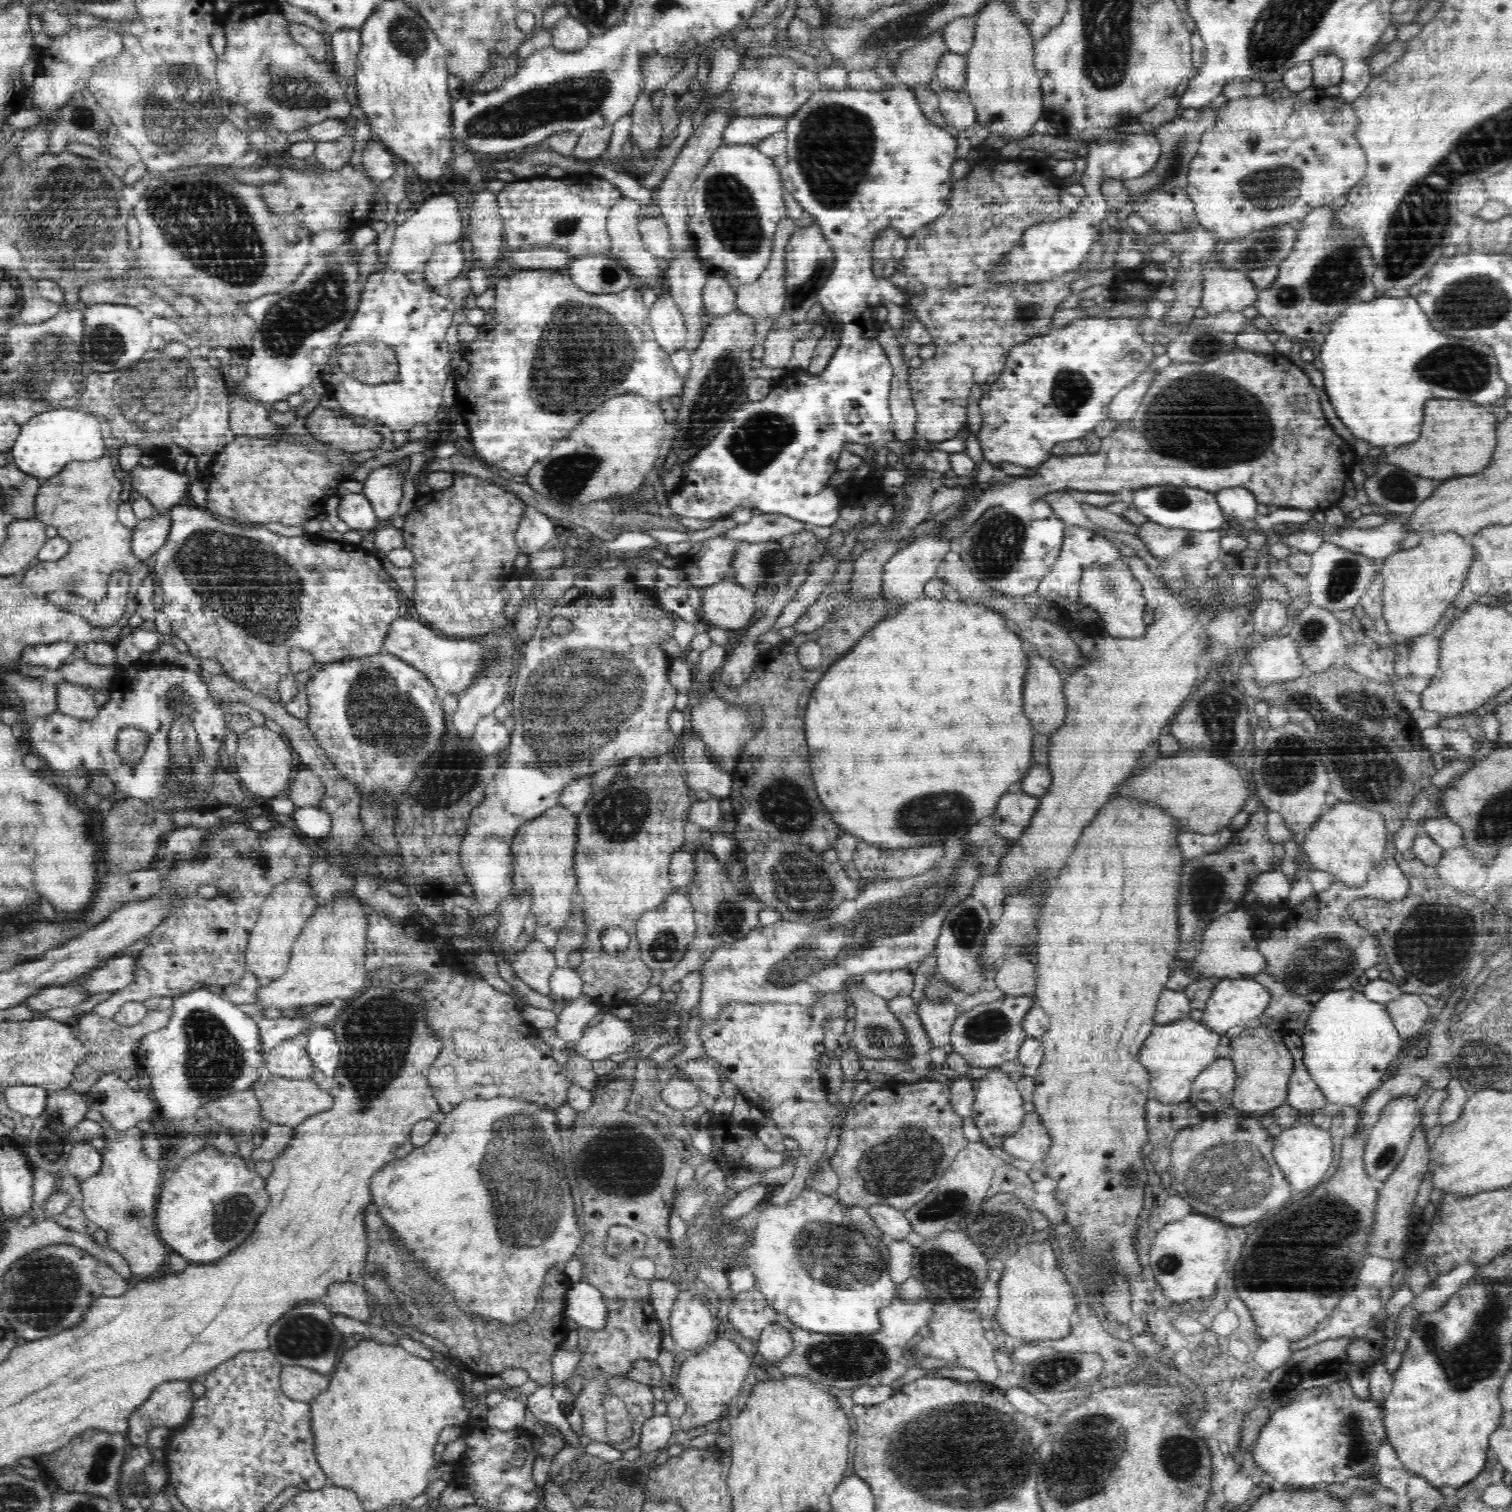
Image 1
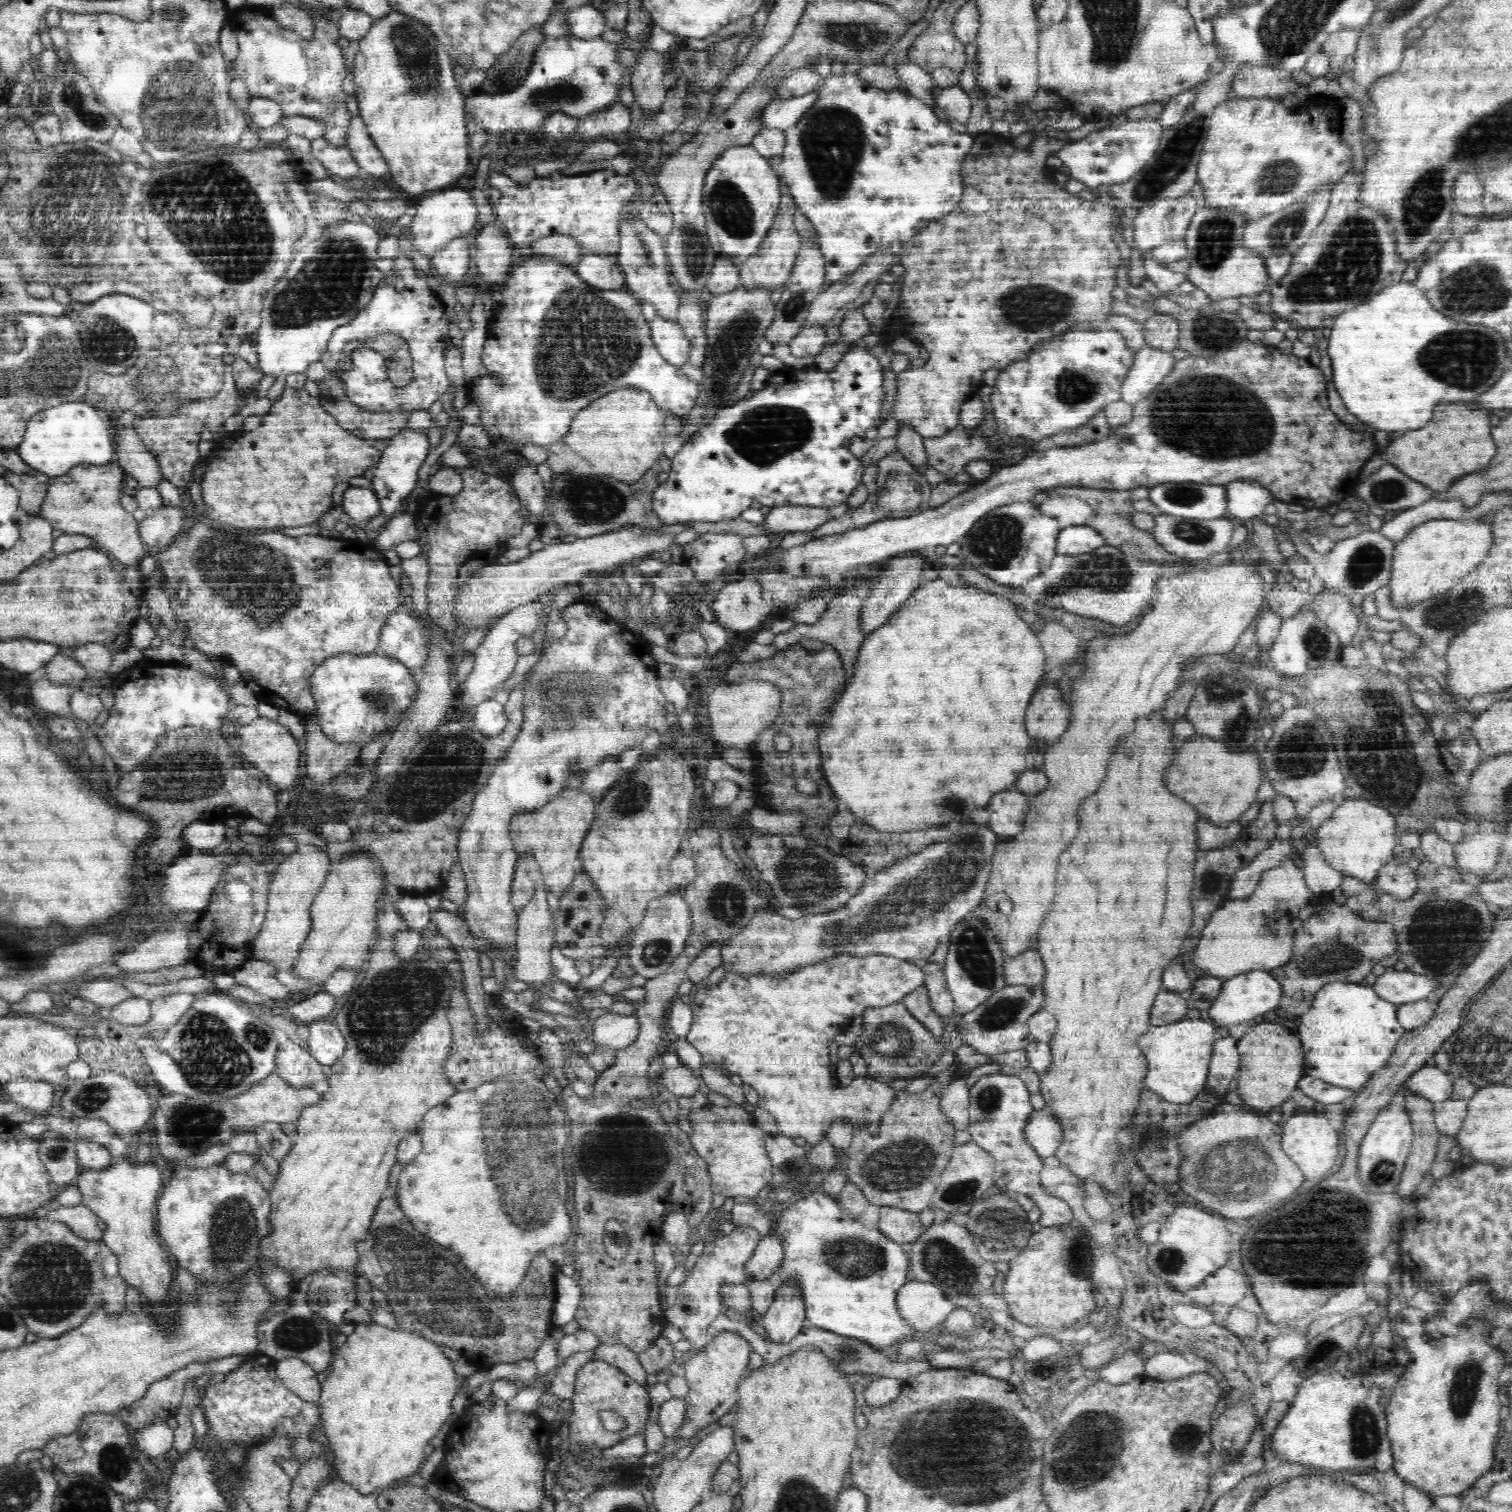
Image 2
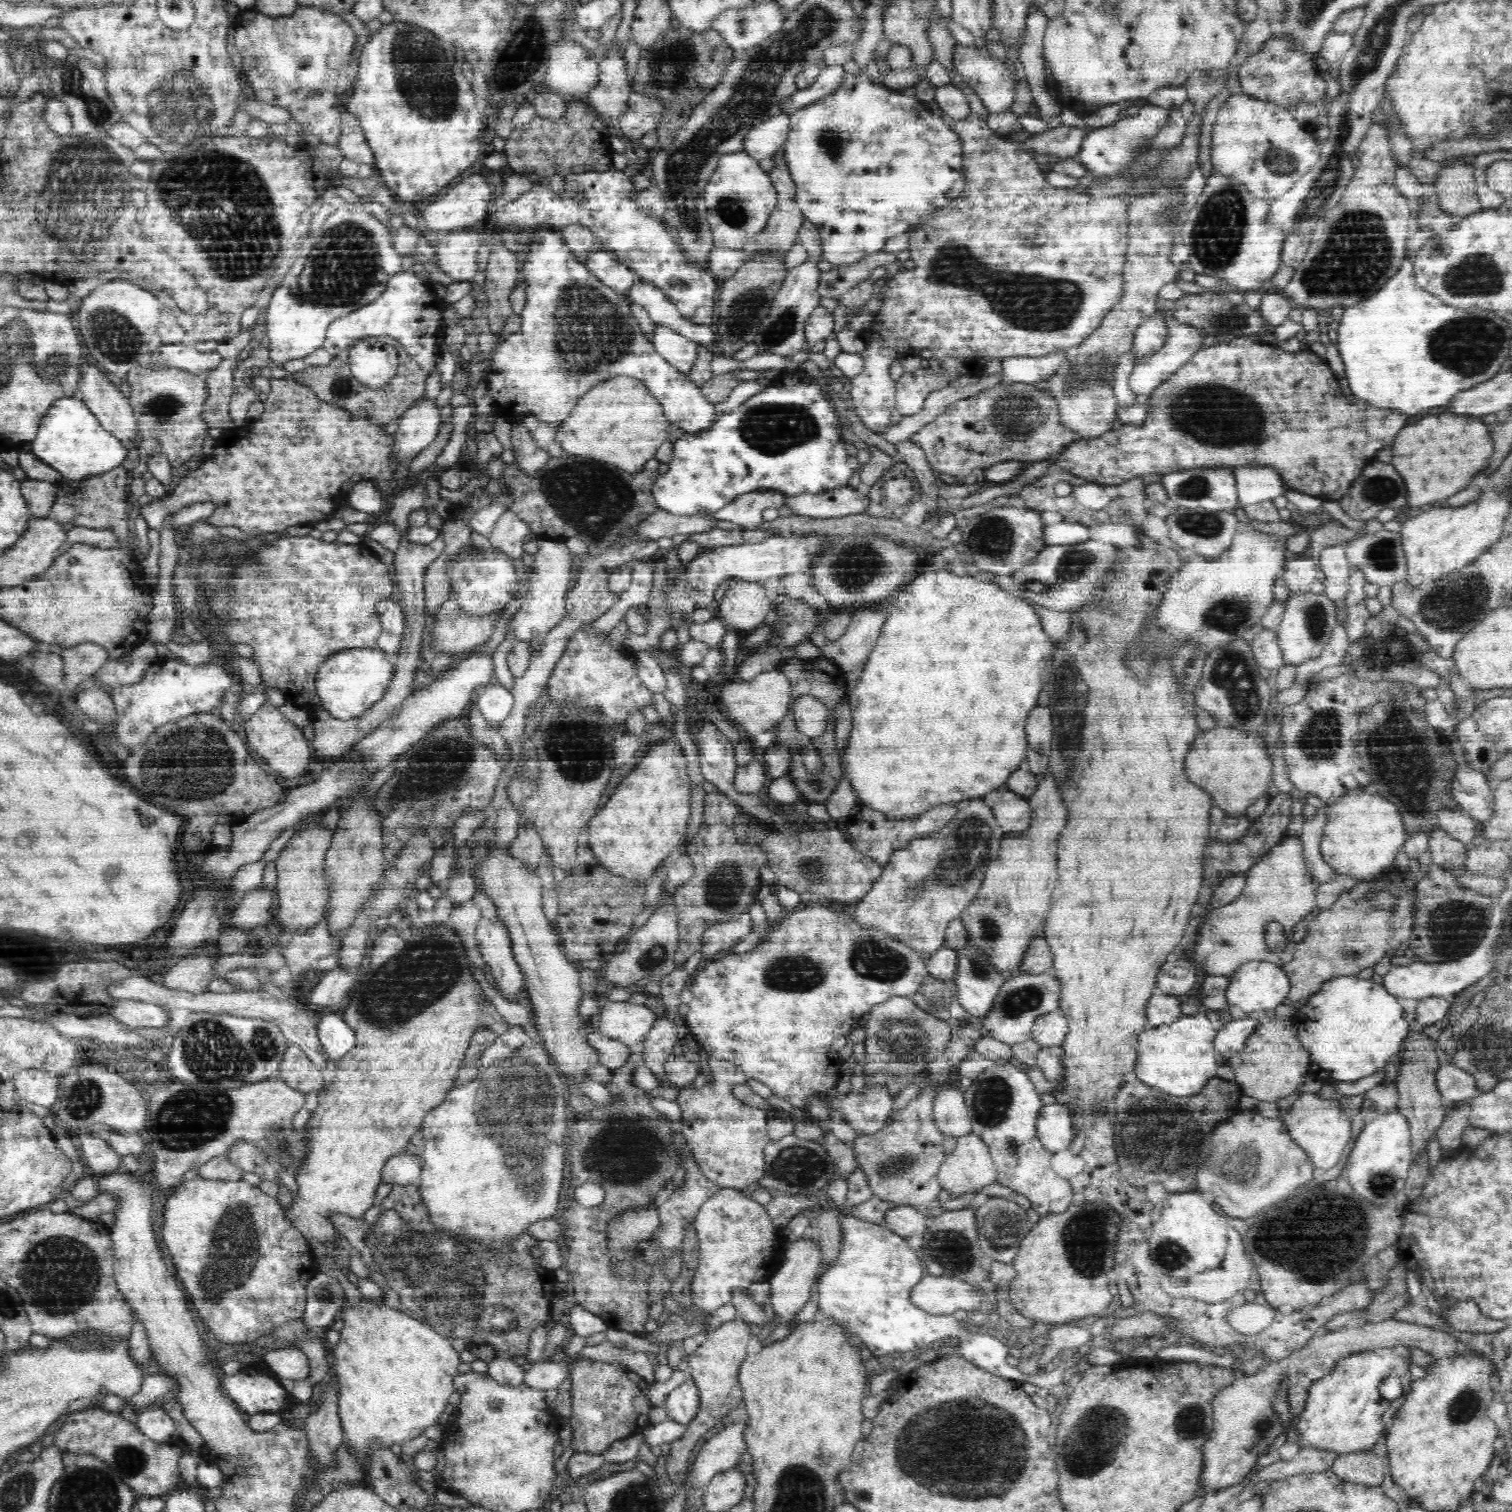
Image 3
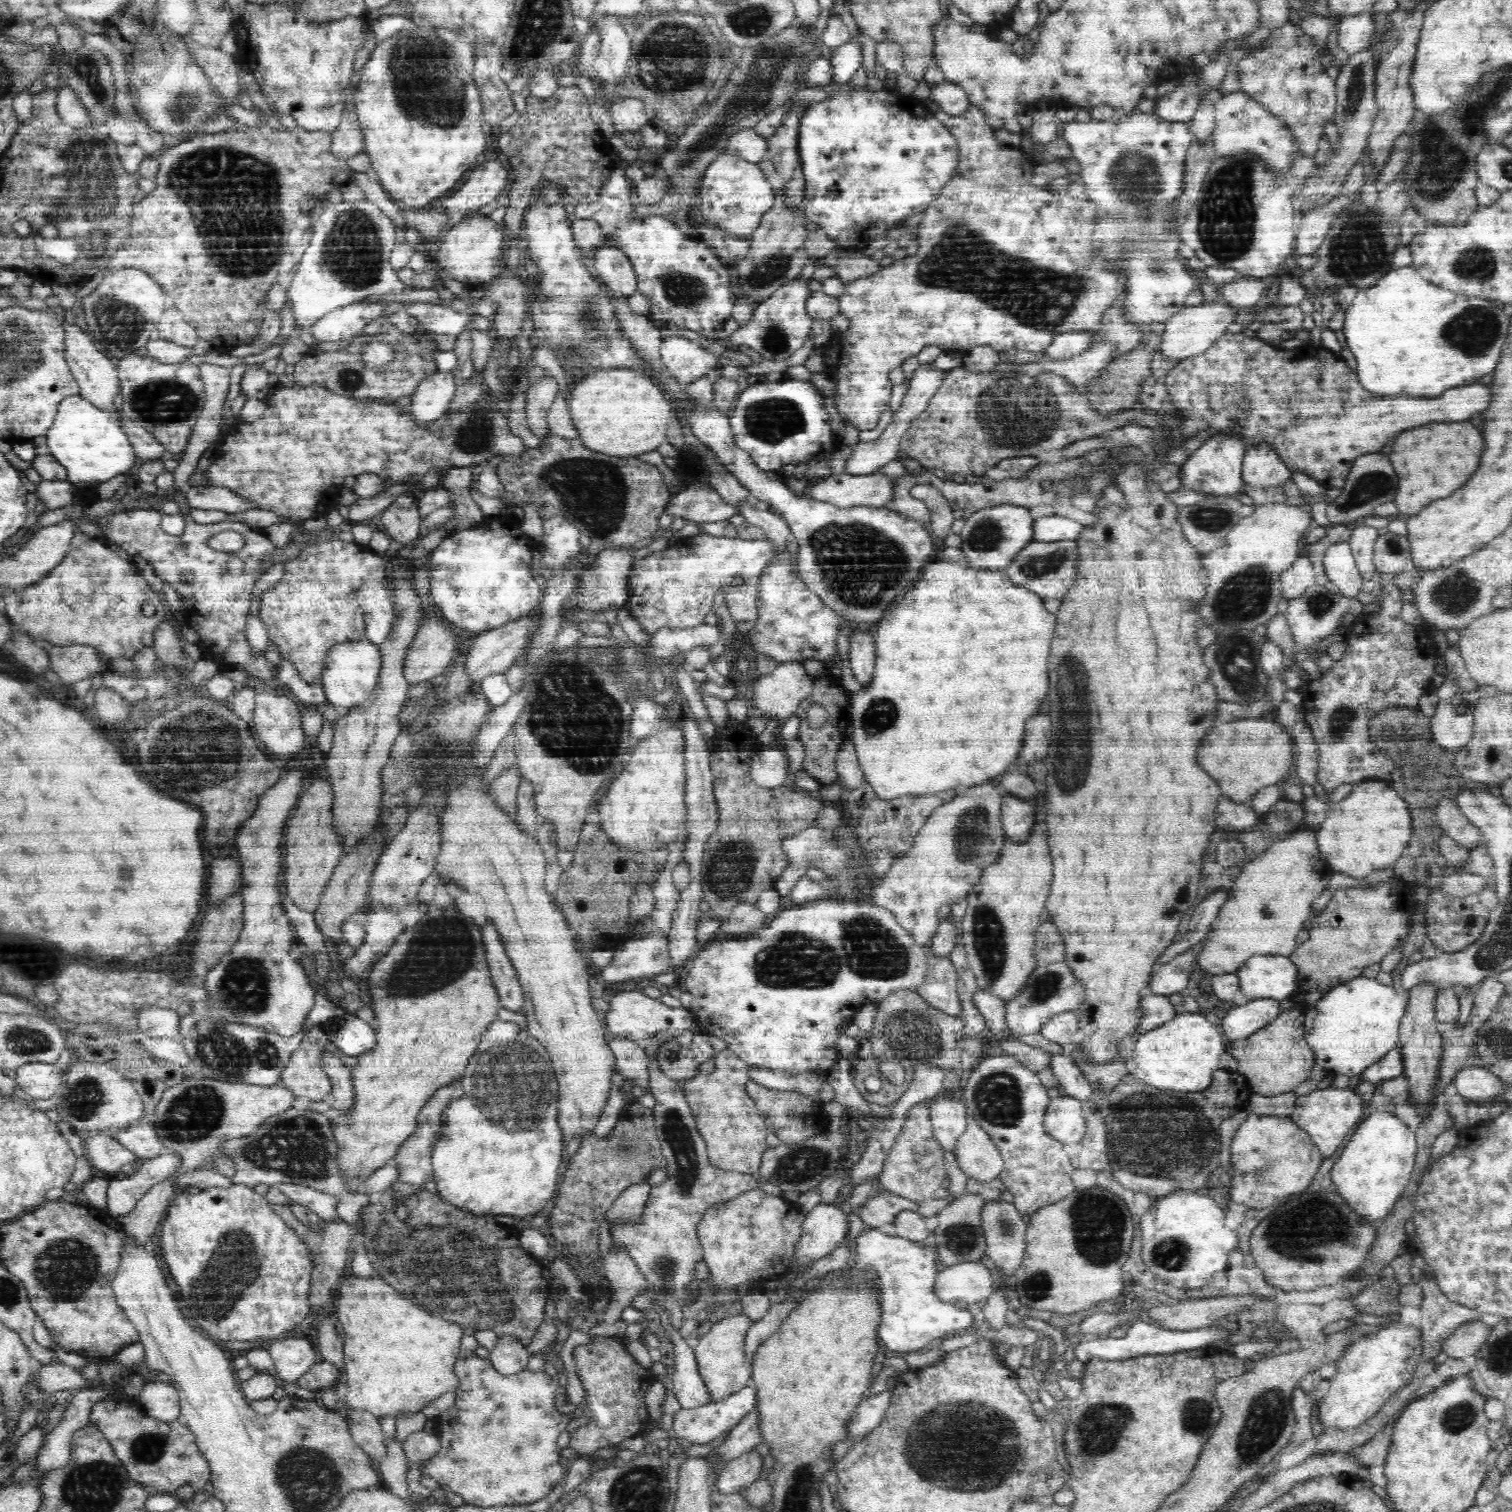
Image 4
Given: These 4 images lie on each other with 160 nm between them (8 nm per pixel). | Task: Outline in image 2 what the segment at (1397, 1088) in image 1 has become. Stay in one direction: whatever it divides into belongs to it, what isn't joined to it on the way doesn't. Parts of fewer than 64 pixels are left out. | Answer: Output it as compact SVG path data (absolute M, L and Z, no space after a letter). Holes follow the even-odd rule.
M1425 1065L1406 1080L1403 1088L1407 1088L1408 1085L1412 1087L1412 1092L1439 1105L1441 1101L1445 1101L1451 1095L1453 1077L1450 1076L1450 1072L1445 1073L1436 1065Z

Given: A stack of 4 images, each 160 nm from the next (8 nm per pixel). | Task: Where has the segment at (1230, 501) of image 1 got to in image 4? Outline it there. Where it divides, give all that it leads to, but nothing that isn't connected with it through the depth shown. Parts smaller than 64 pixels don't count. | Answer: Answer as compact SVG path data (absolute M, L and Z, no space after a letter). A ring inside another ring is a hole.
M1269 444L1247 449L1243 458L1241 477L1243 484L1254 489L1268 489L1284 485L1291 478L1291 470Z

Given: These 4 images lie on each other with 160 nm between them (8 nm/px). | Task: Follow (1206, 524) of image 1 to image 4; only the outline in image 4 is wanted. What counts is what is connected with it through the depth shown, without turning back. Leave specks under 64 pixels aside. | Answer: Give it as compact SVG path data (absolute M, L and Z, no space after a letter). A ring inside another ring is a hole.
M1244 427L1231 431L1219 431L1196 449L1180 469L1181 488L1186 491L1202 493L1208 497L1216 497L1222 502L1223 497L1234 497L1243 493L1243 478L1241 468L1247 448Z

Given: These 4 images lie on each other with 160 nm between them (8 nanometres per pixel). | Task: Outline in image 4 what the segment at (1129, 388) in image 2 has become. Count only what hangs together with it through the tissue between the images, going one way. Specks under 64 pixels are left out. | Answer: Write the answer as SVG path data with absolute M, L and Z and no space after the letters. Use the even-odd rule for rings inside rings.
M1221 301L1202 302L1196 306L1186 307L1166 321L1165 331L1161 334L1159 352L1164 355L1164 359L1172 361L1201 356L1218 338L1226 334L1226 327L1234 322L1233 317L1232 305Z

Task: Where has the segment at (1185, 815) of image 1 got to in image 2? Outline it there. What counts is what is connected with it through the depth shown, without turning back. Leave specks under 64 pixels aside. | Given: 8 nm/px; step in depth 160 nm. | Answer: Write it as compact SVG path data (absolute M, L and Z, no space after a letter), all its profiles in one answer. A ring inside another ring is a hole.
M1205 735L1181 743L1170 768L1170 788L1182 792L1190 804L1198 804L1198 808L1202 808L1200 818L1207 816L1212 824L1222 827L1238 821L1239 816L1250 808L1261 782L1256 752L1232 752L1225 742Z

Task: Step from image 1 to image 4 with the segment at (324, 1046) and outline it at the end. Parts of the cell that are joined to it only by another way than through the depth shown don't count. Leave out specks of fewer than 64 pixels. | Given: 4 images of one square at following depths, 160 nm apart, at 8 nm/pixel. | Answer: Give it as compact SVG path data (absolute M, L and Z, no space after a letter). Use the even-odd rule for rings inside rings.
M349 1016L329 1036L330 1042L346 1056L358 1056L375 1045L375 1032L357 1016Z

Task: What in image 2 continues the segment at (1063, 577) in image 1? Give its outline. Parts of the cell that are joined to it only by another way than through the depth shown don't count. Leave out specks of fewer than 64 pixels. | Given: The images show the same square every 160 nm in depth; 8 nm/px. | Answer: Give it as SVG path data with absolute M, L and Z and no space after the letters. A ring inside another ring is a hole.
M1066 526L1058 532L1056 554L1076 558L1080 554L1092 552L1092 550L1102 548L1104 545L1106 545L1106 541L1102 535L1091 526Z

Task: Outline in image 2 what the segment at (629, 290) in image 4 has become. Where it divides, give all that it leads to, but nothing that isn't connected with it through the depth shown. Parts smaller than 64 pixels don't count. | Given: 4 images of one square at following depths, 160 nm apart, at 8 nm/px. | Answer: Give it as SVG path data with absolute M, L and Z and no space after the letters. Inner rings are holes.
M605 253L584 255L576 263L578 277L604 292L625 288L625 275L616 260L617 256Z

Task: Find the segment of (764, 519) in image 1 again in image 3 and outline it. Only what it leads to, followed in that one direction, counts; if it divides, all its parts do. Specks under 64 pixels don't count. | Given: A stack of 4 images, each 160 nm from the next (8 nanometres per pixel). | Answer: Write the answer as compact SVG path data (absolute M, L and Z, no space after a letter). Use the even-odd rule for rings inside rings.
M848 486L824 493L787 496L783 505L790 508L794 516L810 518L838 518L849 514L862 513L868 506L870 492L860 494Z

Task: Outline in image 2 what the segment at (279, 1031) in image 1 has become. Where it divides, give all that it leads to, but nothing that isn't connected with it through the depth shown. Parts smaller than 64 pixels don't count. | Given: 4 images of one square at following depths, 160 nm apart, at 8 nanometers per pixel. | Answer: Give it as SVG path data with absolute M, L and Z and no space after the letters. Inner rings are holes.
M324 990L312 992L305 1000L296 1003L287 1009L287 1016L303 1024L309 1024L316 1020L332 1017L332 1008L338 1006L335 998Z

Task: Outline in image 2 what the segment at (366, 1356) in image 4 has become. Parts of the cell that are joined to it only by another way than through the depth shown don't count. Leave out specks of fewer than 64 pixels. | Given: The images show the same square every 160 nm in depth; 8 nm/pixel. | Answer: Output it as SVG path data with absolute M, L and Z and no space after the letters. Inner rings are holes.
M378 1324L358 1326L352 1336L348 1335L348 1342L338 1350L336 1358L333 1358L330 1366L331 1373L321 1384L321 1396L316 1405L319 1407L319 1414L322 1419L322 1430L328 1440L328 1448L331 1454L331 1468L333 1468L333 1479L342 1480L353 1485L362 1493L371 1493L377 1491L378 1494L383 1490L390 1489L394 1484L399 1484L403 1479L409 1478L420 1471L422 1463L426 1461L425 1448L428 1442L438 1434L442 1425L450 1418L452 1414L452 1400L456 1398L456 1388L458 1388L460 1377L452 1370L452 1362L442 1356L442 1352L436 1348L436 1341L422 1336L420 1333L413 1332L410 1329L398 1328L390 1330Z

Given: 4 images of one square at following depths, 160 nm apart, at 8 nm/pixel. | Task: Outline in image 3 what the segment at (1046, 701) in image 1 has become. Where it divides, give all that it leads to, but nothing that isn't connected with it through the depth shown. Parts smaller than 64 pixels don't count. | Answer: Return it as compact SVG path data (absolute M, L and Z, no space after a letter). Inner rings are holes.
M1038 706L1034 708L1034 712L1030 712L1030 720L1026 720L1027 744L1030 744L1030 750L1044 755L1051 753L1054 736L1052 718L1050 708Z

